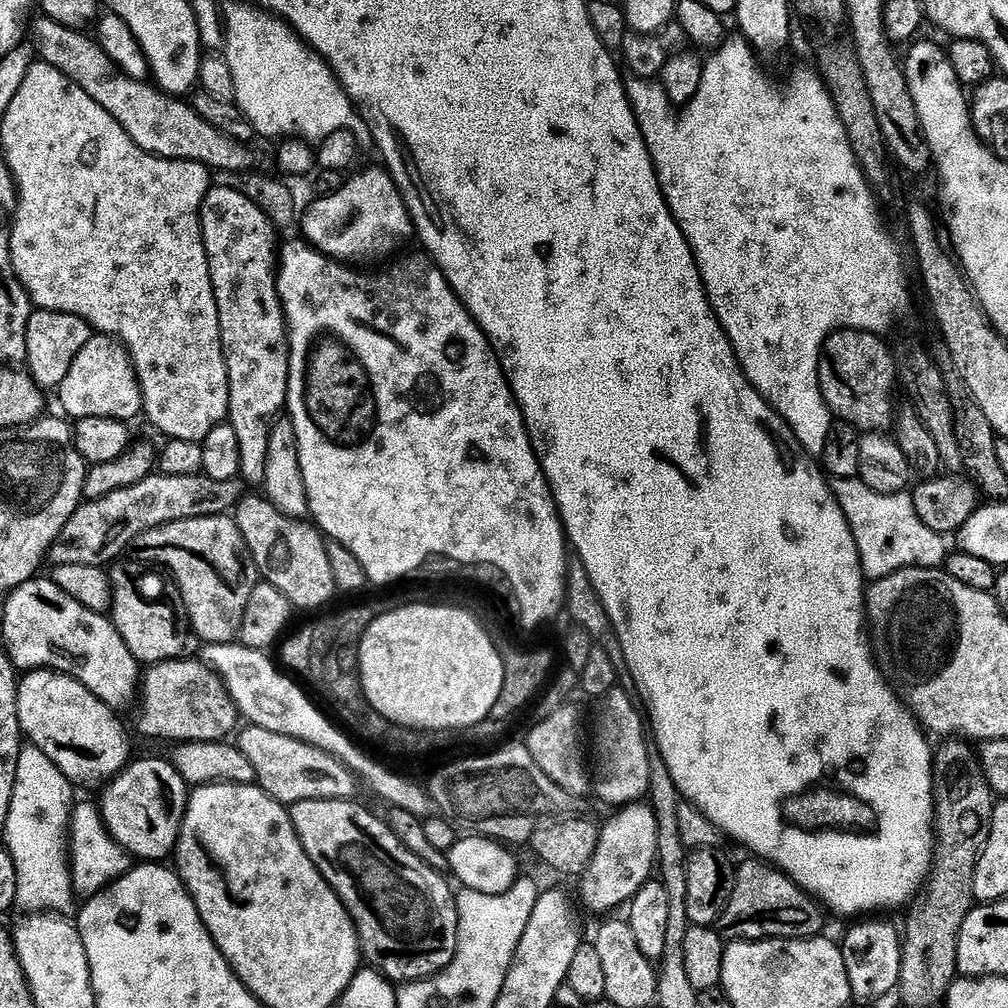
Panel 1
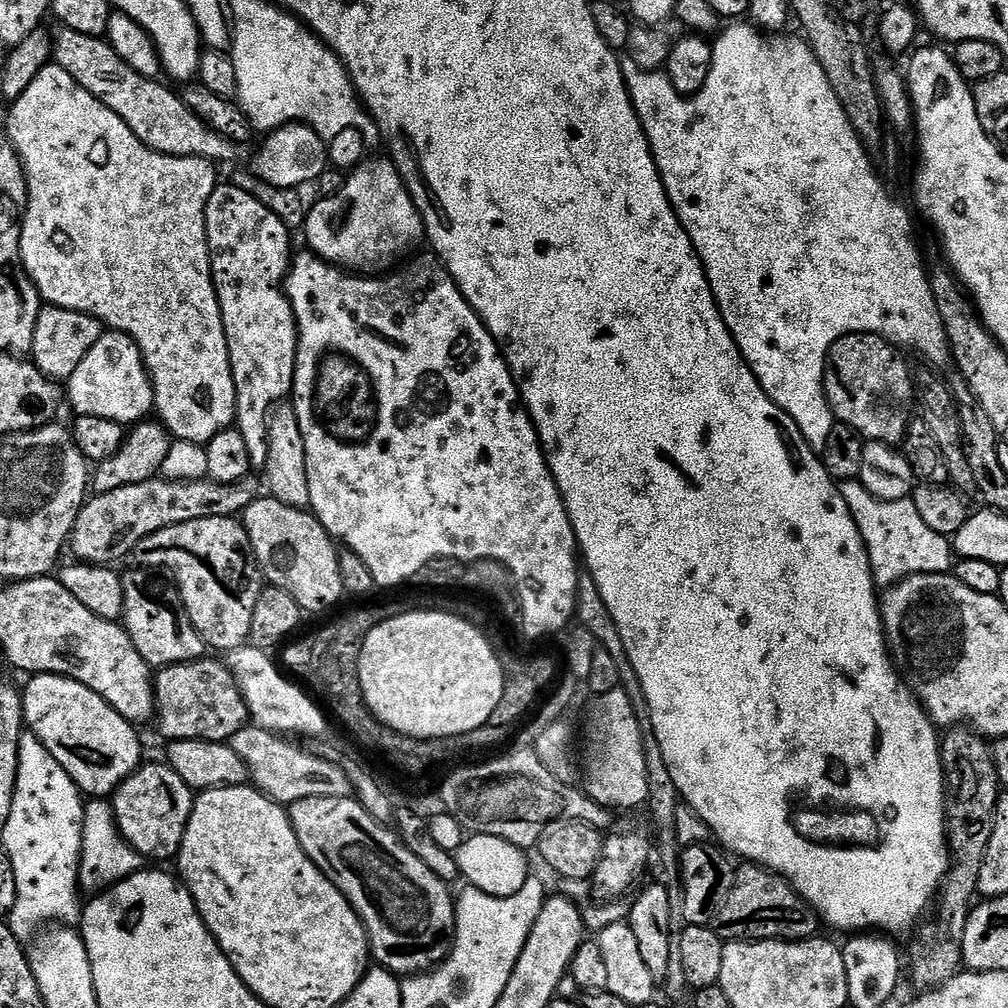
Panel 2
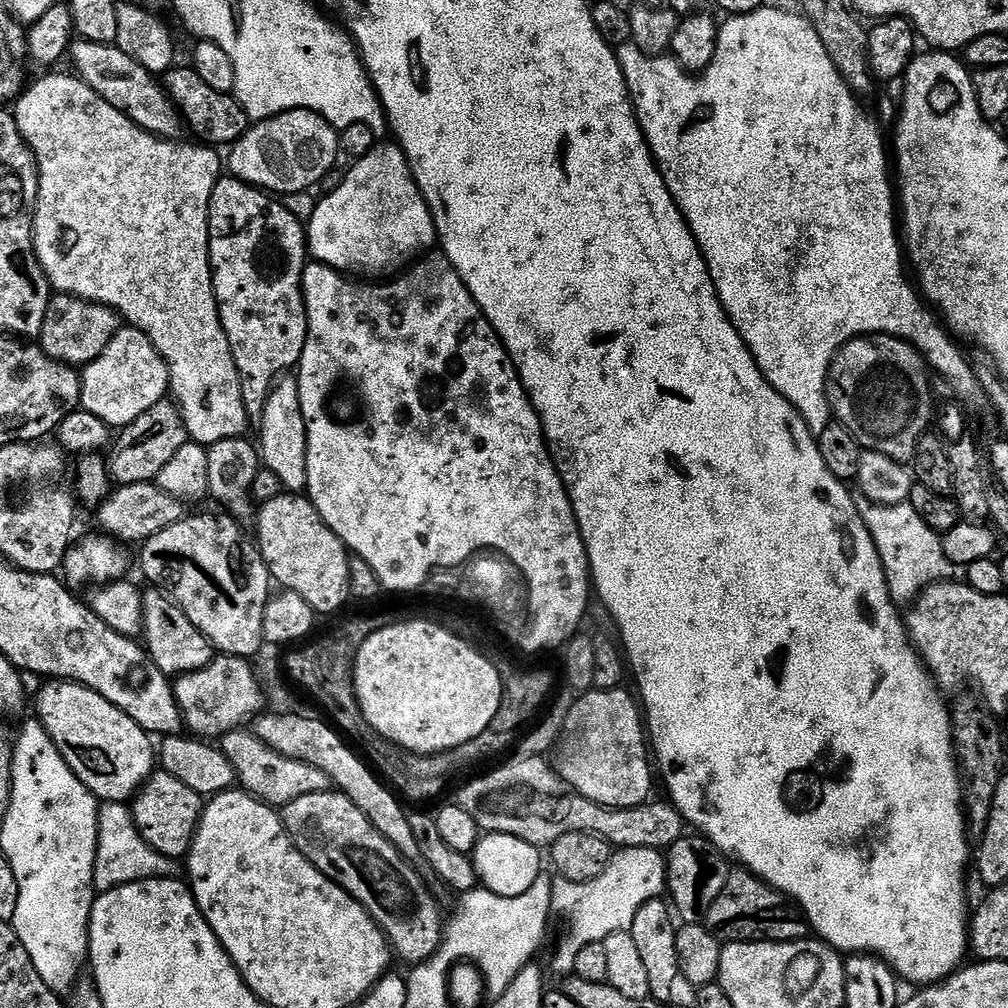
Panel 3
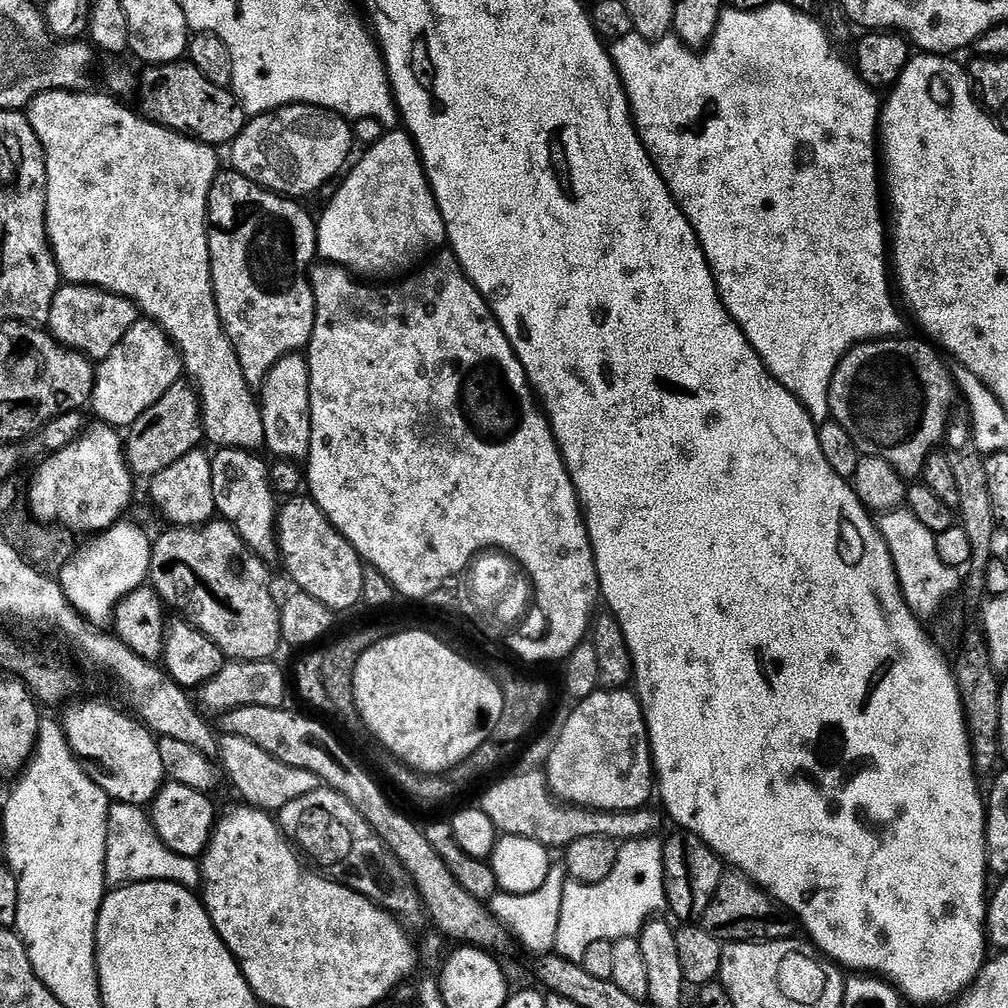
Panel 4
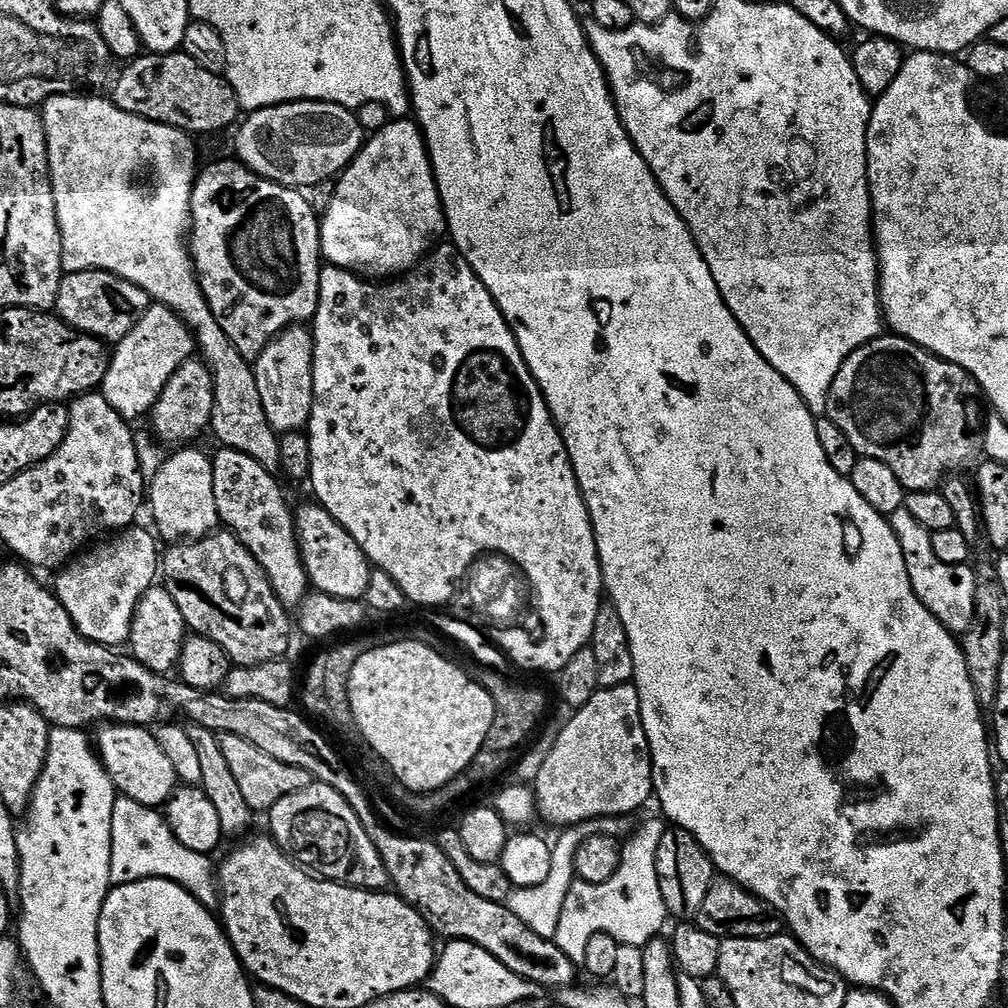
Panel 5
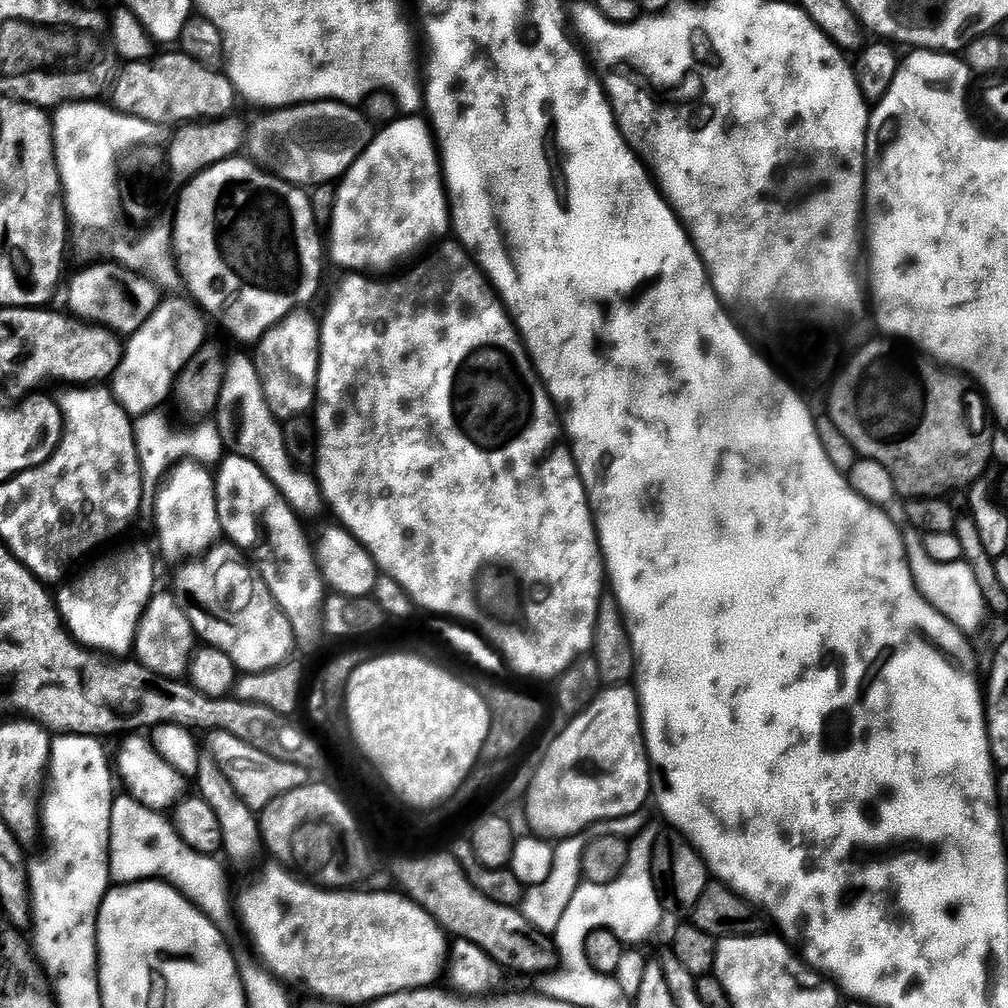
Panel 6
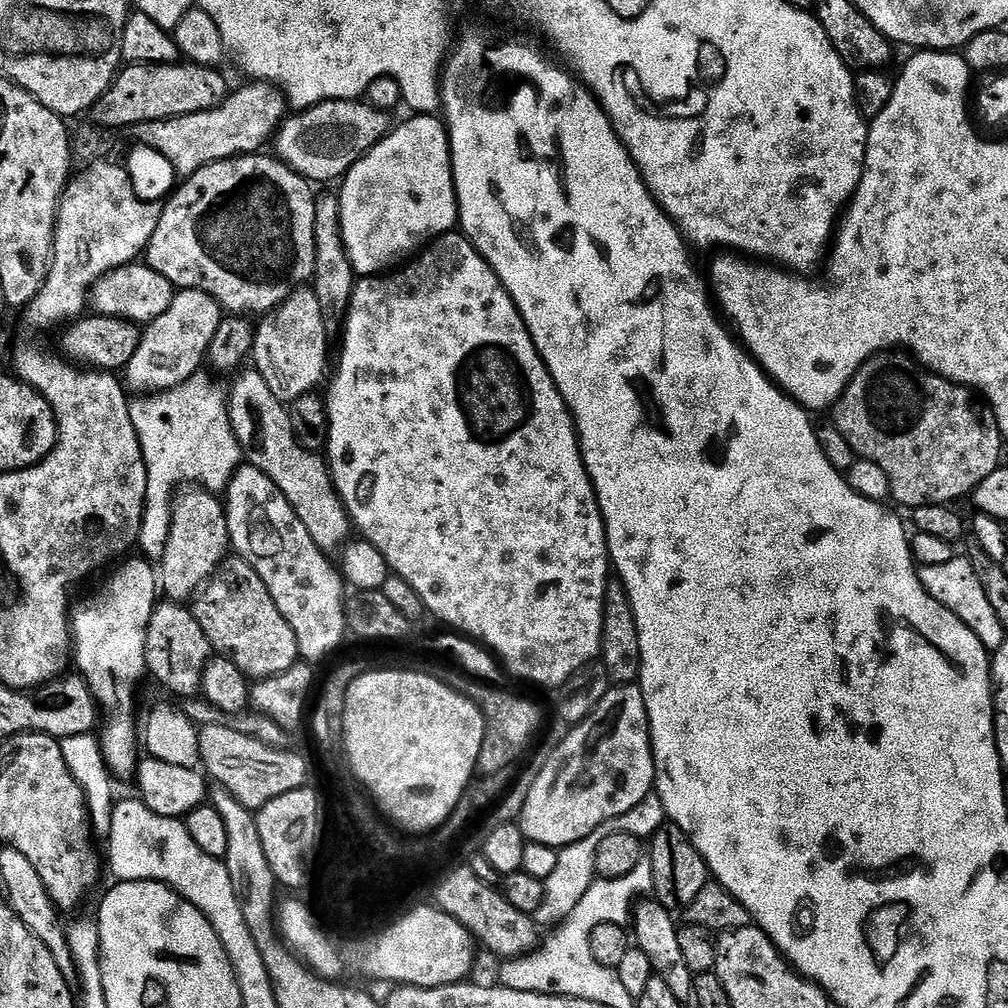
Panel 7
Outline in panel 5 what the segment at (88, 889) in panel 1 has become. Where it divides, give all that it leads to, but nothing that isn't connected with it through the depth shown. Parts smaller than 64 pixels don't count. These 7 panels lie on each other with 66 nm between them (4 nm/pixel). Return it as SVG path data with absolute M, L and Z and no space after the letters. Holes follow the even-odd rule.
M117 798L114 802L110 854L110 878L113 885L150 878L173 880L205 908L212 910L218 904L218 876L214 871L214 864L212 868L212 862L209 857L194 850L186 850L186 846L182 846L182 842L178 842L178 838L170 830L167 819L157 809L127 798Z

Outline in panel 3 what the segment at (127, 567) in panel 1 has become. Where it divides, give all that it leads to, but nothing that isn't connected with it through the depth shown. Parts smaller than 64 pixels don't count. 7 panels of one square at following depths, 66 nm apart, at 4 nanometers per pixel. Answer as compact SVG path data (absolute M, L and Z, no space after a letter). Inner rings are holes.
M148 590L143 593L144 600L144 625L142 633L142 644L146 649L154 666L162 670L165 676L175 678L185 676L194 670L202 670L210 666L214 658L212 643L201 634L198 626L182 614L171 595L160 590Z

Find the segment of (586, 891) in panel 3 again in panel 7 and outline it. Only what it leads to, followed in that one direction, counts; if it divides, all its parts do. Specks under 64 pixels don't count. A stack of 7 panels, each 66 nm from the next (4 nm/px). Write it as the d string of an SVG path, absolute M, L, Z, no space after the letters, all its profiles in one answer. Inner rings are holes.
M641 857L638 865L630 874L620 879L602 880L592 882L590 889L582 896L582 900L571 911L567 919L545 940L550 944L564 944L564 952L572 956L572 964L596 964L596 959L590 952L589 931L600 924L607 924L611 920L617 923L625 923L625 919L631 915L634 901L644 898L653 893L653 868L649 857ZM640 896L640 897L636 897ZM636 897L636 898L635 898Z

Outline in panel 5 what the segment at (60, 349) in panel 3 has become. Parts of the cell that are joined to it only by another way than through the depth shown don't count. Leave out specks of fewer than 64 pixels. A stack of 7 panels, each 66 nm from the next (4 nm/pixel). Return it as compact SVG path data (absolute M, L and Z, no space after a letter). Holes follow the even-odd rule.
M70 272L61 279L55 311L77 332L99 336L105 342L119 342L134 330L149 307L146 290L142 290L142 286L134 286L134 282L126 282L109 272Z

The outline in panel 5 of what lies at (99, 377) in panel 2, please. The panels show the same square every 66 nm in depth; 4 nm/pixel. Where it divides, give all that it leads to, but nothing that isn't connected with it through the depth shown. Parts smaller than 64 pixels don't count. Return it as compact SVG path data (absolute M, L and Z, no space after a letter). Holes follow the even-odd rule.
M153 303L148 313L136 323L134 330L130 330L130 334L126 334L126 338L115 345L108 361L102 395L129 422L136 422L139 416L147 417L166 382L170 382L183 363L193 359L195 352L192 351L197 351L197 348L192 329L184 323L182 317L165 304Z

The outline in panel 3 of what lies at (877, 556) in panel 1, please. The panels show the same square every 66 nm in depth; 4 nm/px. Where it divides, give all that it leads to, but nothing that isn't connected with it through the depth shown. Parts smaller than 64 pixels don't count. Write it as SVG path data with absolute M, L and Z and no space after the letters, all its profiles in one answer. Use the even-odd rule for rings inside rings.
M857 495L855 501L862 522L866 522L866 530L870 530L874 538L874 546L878 546L888 589L897 606L911 605L925 588L951 581L955 577L952 575L958 572L958 568L950 562L950 558L946 558L941 533L930 530L912 504L886 506L870 502L861 495Z

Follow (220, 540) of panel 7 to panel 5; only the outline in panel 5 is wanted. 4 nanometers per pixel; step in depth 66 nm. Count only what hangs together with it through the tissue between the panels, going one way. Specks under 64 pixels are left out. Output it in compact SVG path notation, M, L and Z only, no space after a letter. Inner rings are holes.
M184 446L172 457L161 463L159 472L150 480L150 508L152 504L152 516L156 519L155 531L161 537L172 540L168 542L195 542L203 540L205 536L211 536L221 527L218 514L218 502L214 502L214 474L212 473L211 455L199 452L196 446Z

